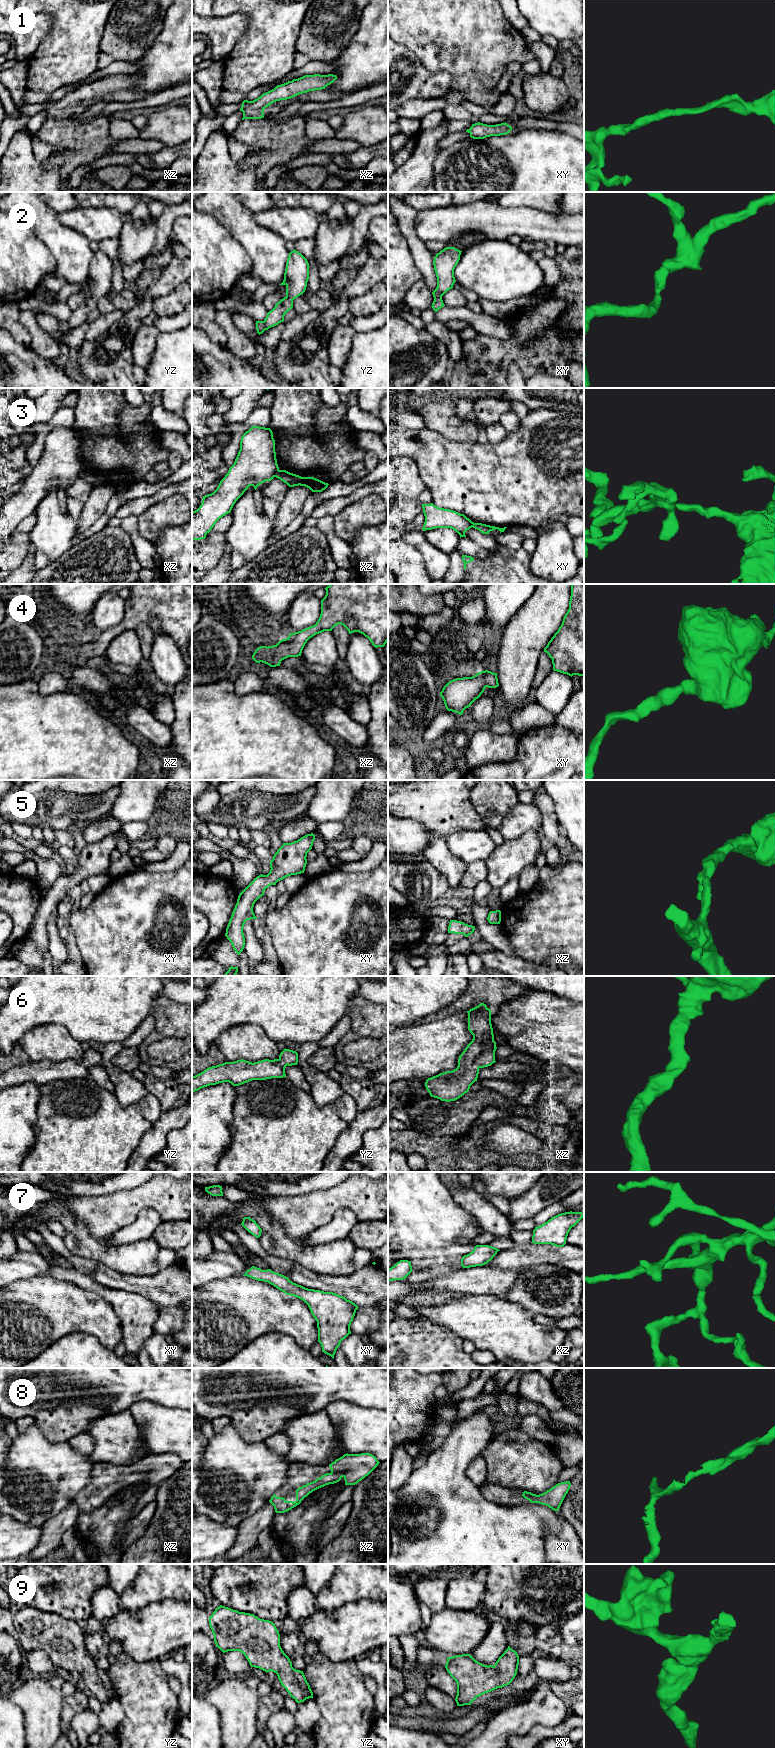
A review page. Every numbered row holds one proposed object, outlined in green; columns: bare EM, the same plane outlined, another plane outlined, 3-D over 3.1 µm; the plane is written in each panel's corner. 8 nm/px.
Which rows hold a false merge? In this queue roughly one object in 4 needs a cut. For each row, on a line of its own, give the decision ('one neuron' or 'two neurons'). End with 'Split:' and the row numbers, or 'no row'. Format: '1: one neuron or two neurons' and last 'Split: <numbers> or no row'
1: one neuron
2: one neuron
3: two neurons
4: one neuron
5: one neuron
6: one neuron
7: one neuron
8: one neuron
9: one neuron
Split: 3

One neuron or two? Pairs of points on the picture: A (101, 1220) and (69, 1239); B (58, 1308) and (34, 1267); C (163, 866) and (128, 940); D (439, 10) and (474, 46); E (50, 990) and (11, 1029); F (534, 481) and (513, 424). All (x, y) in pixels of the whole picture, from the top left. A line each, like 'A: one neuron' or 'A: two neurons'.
A: two neurons
B: two neurons
C: two neurons
D: one neuron
E: one neuron
F: two neurons

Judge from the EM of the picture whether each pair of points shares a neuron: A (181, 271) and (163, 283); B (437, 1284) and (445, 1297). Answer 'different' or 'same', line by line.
A: same
B: different

